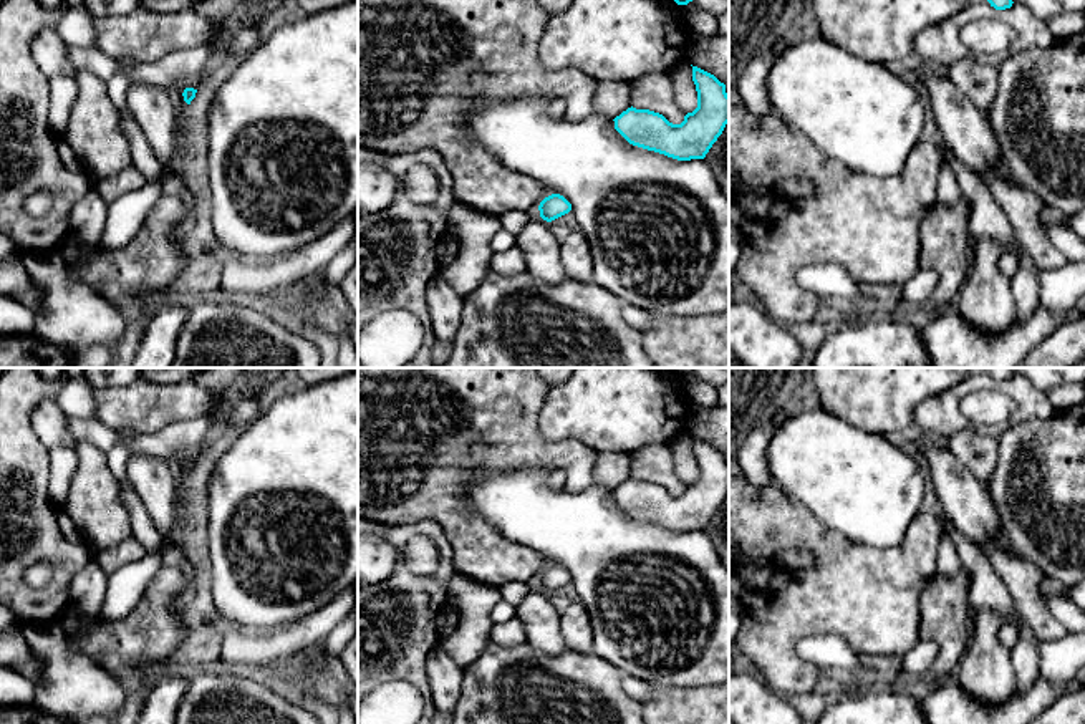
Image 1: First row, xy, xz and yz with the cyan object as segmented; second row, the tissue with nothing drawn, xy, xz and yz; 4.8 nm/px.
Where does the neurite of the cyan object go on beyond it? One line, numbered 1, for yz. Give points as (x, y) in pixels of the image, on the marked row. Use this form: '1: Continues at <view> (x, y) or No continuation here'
1: No continuation here

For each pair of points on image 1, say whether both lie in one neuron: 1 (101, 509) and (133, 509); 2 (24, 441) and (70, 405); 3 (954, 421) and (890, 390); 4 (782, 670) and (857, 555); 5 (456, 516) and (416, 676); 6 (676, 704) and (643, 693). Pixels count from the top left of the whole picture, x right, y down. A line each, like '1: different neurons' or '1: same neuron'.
1: different neurons
2: different neurons
3: different neurons
4: same neuron
5: different neurons
6: different neurons

